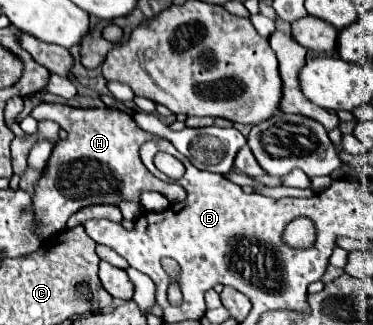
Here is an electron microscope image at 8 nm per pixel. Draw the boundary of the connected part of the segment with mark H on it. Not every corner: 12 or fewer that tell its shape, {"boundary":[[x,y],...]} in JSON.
{"boundary":[[38,104],[68,132],[32,194],[48,240],[92,204],[186,192],[140,160],[152,138],[112,108]]}

